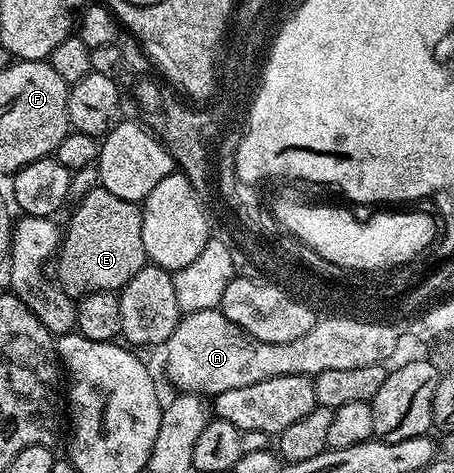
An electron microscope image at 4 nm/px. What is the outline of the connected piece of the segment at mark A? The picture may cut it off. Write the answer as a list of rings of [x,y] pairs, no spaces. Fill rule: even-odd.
[[[209,308],[199,312],[187,312],[179,320],[176,330],[166,339],[166,376],[178,387],[182,394],[217,394],[224,390],[236,390],[240,386],[252,386],[252,382],[264,382],[268,378],[276,378],[284,374],[315,377],[324,370],[352,370],[356,366],[372,364],[376,352],[374,346],[364,336],[367,326],[355,324],[342,317],[332,317],[314,323],[312,330],[304,334],[304,338],[296,338],[296,342],[260,342],[252,338],[240,326],[236,326],[218,308]]]

